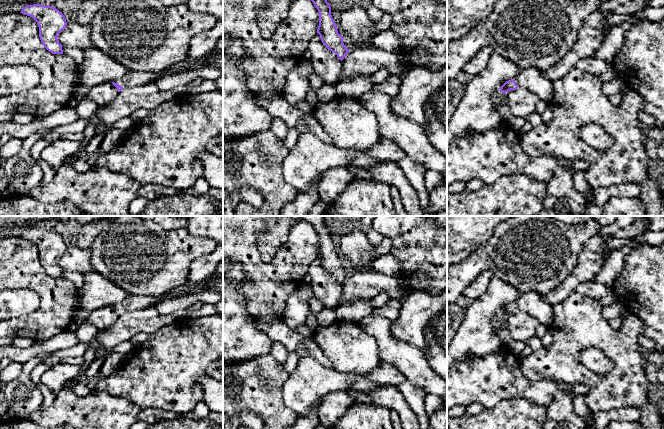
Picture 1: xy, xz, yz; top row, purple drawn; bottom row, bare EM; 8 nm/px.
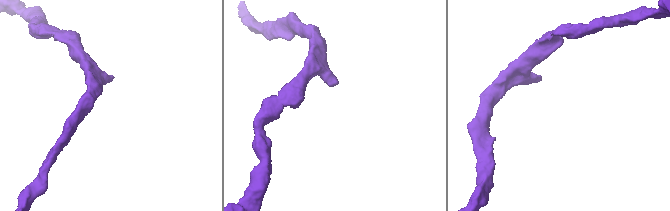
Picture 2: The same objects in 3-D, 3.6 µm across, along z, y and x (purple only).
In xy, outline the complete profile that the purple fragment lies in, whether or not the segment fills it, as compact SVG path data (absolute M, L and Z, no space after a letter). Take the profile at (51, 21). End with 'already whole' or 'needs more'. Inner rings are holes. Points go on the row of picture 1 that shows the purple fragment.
M33 4L25 6L20 13L32 17L37 22L40 40L49 52L63 54L63 46L57 39L58 34L67 25L62 12L52 6Z; already whole

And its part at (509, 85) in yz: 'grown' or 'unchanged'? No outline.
grown

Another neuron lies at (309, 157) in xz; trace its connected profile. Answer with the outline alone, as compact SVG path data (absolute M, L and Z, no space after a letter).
M299 133L282 164L283 178L298 191L308 191L320 174L334 167L349 167L358 154L394 162L406 157L398 144L386 138L381 138L371 148L357 150L326 144L312 133Z

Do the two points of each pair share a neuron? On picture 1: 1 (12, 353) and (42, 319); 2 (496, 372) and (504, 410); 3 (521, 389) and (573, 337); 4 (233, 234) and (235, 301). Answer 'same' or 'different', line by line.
1: different
2: different
3: different
4: different

